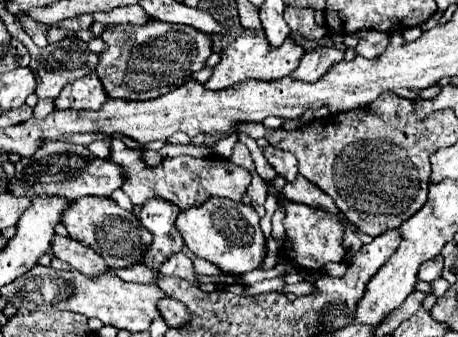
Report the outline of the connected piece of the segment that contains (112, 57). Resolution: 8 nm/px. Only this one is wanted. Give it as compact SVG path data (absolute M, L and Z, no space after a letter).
M147 22L143 26L109 26L101 38L107 44L107 50L99 54L97 76L105 94L119 100L153 100L179 88L191 78L193 72L205 66L205 60L213 52L211 40L203 32L165 22Z

